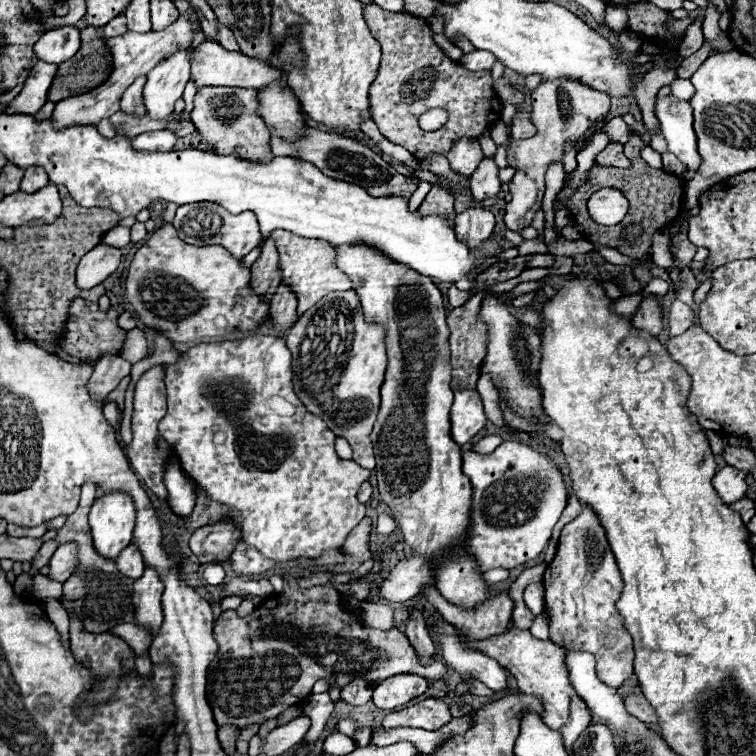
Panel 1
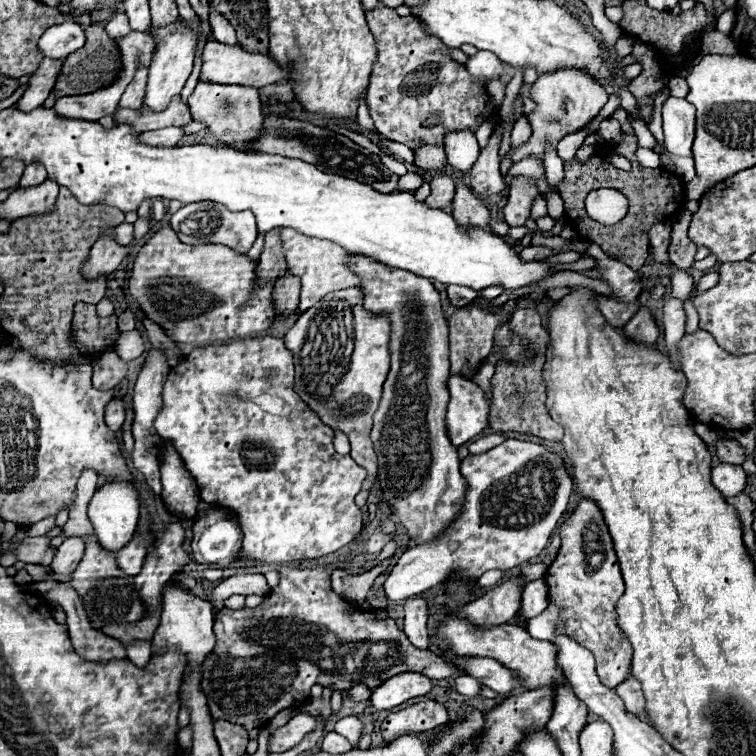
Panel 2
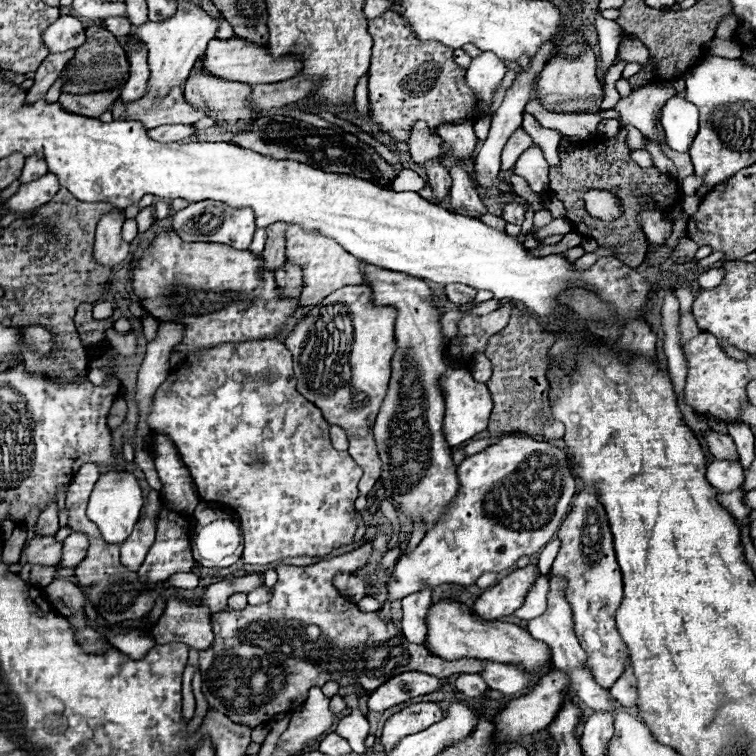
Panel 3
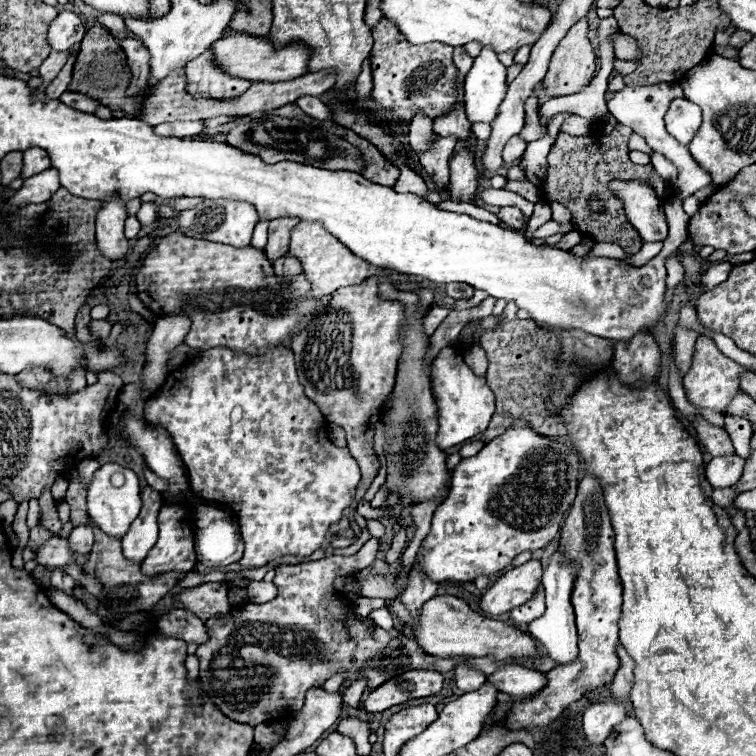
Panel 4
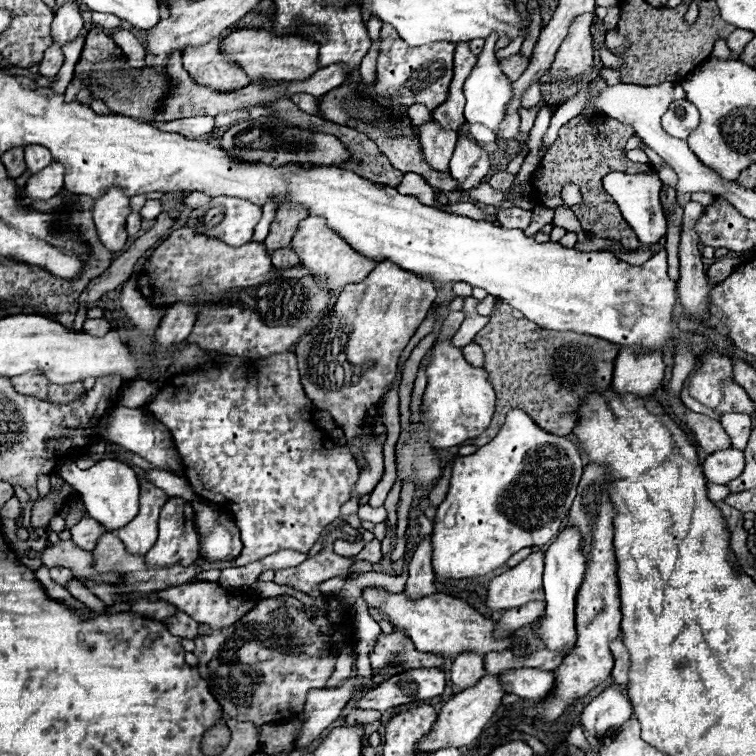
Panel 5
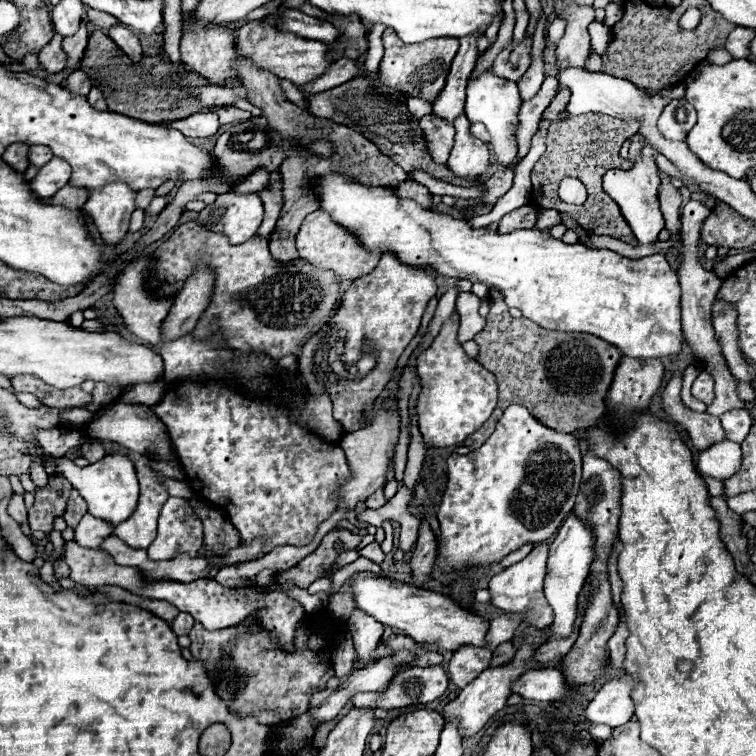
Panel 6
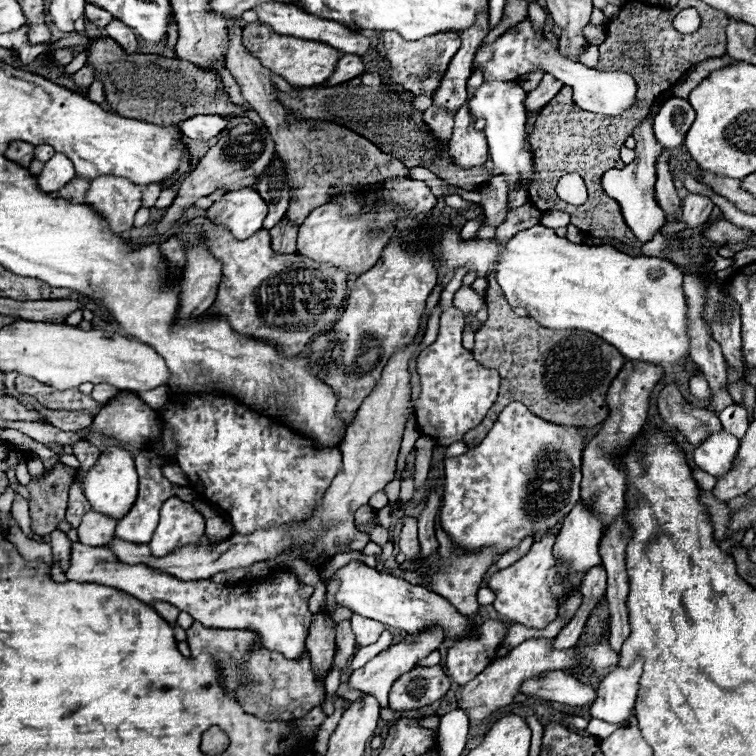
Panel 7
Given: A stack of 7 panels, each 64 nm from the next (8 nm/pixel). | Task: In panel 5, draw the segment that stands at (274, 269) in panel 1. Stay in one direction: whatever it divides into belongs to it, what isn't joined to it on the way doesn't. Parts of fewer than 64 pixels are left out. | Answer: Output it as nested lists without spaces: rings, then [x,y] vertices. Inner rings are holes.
[[[296,204],[296,206],[282,206],[278,212],[276,212],[276,218],[270,226],[270,234],[268,238],[264,240],[268,252],[272,254],[276,248],[282,248],[286,244],[292,242],[292,236],[296,234],[298,230],[298,224],[308,216],[308,208],[302,206],[302,204]]]

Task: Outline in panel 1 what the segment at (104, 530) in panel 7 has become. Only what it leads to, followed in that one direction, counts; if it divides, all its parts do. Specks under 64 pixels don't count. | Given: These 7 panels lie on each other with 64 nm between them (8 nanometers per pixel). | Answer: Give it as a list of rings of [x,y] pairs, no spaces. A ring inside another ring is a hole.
[[[66,542],[62,546],[58,546],[58,550],[54,552],[54,556],[50,558],[50,578],[64,582],[78,566],[78,544],[76,542]]]

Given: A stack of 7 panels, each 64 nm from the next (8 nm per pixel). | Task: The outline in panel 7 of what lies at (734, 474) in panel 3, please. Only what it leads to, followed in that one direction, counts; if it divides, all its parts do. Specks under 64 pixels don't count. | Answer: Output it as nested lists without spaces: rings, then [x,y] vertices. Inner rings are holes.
[[[722,428],[710,434],[702,444],[694,448],[692,460],[696,468],[712,476],[726,474],[726,470],[730,470],[730,462],[734,460],[734,454],[738,452],[738,444],[740,440]]]

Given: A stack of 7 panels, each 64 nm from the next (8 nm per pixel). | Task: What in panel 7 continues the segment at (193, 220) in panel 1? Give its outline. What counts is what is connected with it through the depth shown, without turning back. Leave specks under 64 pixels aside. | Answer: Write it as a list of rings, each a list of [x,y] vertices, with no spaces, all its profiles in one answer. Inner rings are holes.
[[[254,188],[226,192],[206,210],[206,218],[230,228],[236,240],[246,240],[256,234],[262,228],[266,214],[268,206]]]

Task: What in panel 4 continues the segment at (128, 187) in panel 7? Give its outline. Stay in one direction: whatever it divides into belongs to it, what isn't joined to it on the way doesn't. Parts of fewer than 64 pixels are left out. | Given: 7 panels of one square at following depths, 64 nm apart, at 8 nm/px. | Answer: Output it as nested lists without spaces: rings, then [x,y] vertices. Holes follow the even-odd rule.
[[[118,194],[104,200],[96,214],[96,242],[102,254],[110,260],[120,260],[128,254],[128,238],[124,236],[126,208]]]

